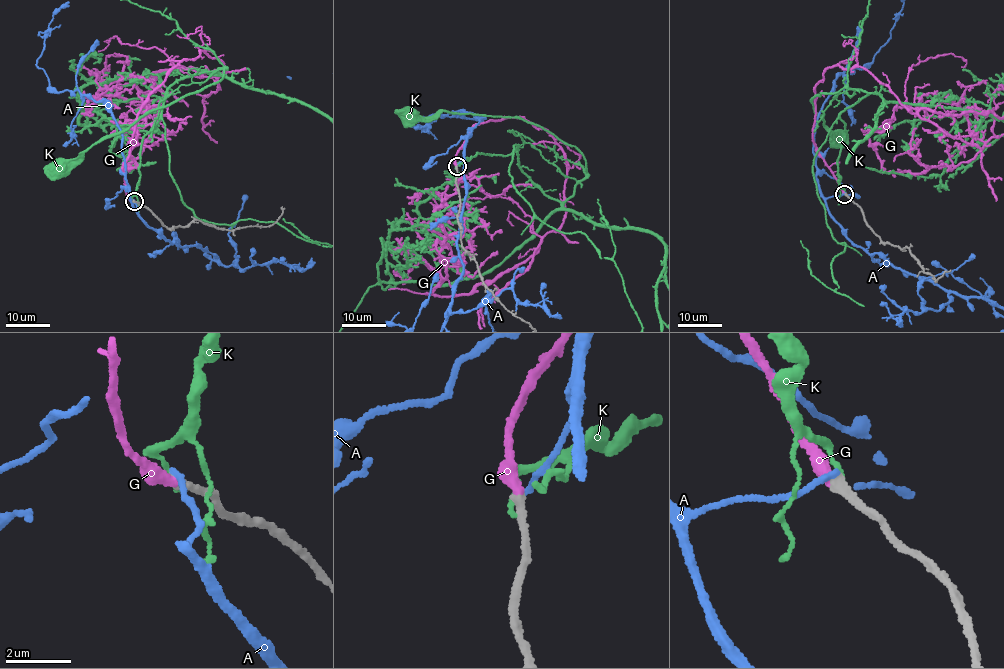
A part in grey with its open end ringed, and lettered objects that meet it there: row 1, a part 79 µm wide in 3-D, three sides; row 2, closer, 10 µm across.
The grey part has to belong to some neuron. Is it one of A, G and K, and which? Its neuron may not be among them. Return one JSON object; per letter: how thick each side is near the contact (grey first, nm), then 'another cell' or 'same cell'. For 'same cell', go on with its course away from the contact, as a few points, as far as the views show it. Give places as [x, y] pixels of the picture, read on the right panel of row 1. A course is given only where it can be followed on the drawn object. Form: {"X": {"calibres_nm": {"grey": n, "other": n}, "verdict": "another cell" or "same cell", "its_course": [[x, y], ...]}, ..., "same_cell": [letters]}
{"A": {"calibres_nm": {"grey": 280, "other": 180}, "verdict": "another cell"}, "G": {"calibres_nm": {"grey": 280, "other": 400}, "verdict": "same cell"}, "K": {"calibres_nm": {"grey": 320, "other": 140}, "verdict": "another cell"}, "same_cell": ["G"]}

